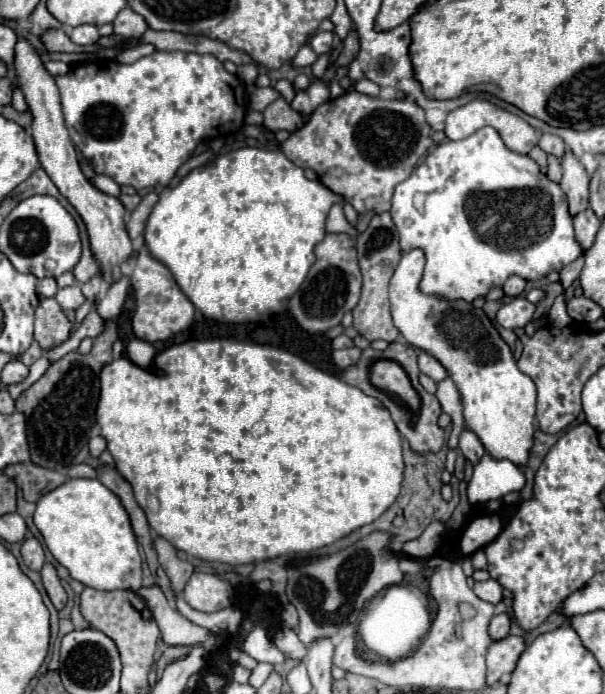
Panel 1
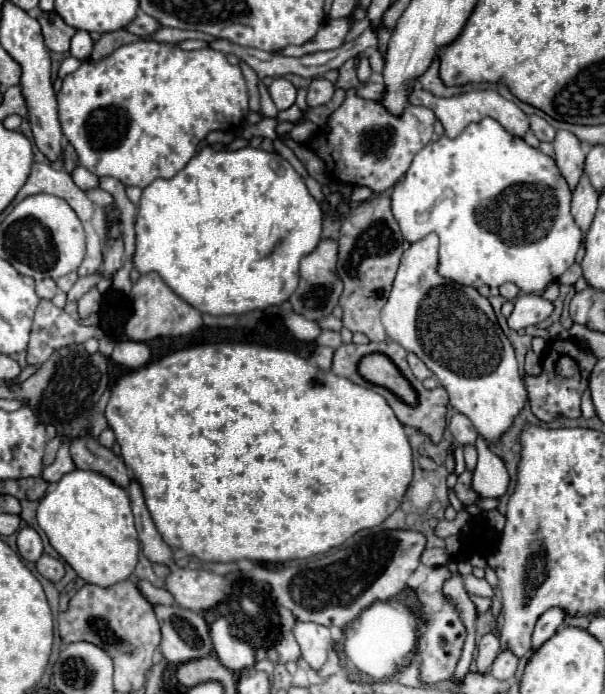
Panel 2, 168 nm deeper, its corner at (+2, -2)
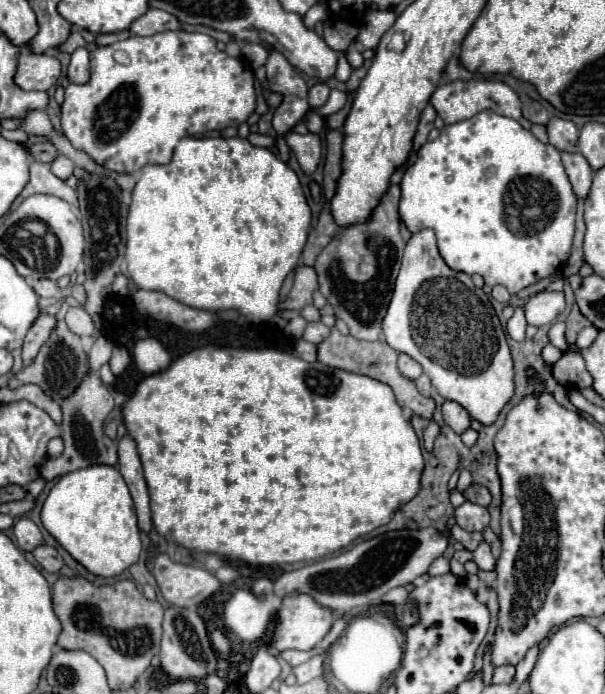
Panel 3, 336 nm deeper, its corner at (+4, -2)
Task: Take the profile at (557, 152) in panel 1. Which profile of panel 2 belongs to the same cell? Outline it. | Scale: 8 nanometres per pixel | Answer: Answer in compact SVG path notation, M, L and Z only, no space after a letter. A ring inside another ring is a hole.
M530 115L530 129L536 133L540 141L552 141L556 135L556 129L544 117L538 115Z

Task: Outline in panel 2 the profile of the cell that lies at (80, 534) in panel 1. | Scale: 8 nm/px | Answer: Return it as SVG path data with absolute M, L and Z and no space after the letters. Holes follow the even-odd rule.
M70 471L42 497L36 517L50 545L86 583L110 587L134 571L140 551L134 515L126 491L112 479L96 471Z

